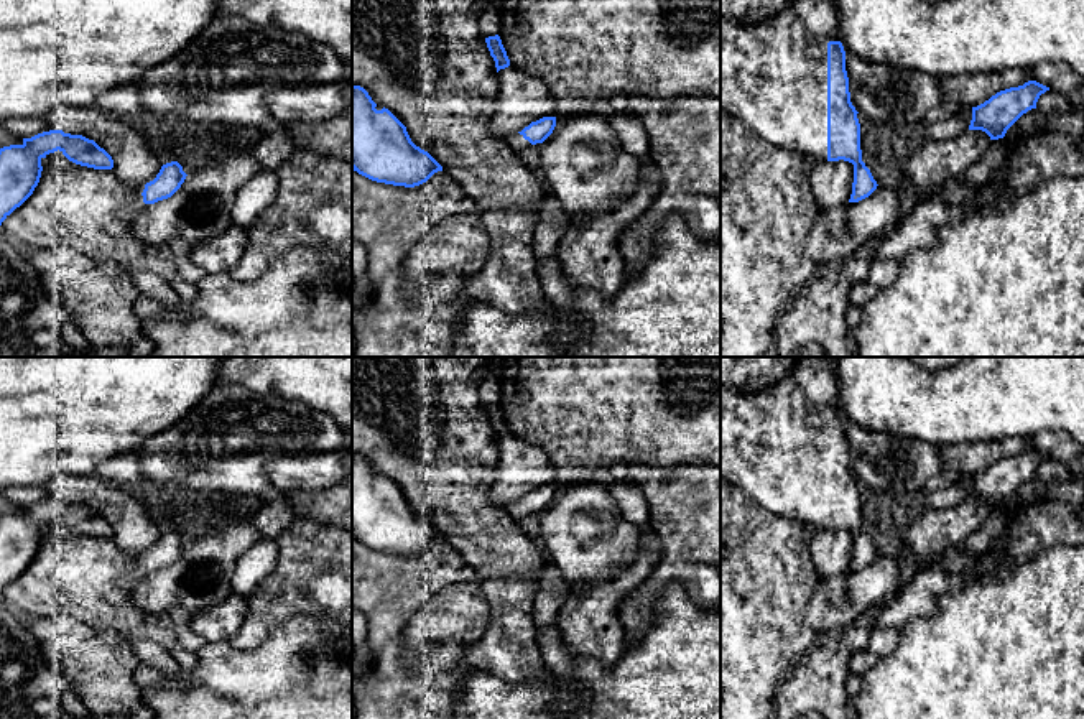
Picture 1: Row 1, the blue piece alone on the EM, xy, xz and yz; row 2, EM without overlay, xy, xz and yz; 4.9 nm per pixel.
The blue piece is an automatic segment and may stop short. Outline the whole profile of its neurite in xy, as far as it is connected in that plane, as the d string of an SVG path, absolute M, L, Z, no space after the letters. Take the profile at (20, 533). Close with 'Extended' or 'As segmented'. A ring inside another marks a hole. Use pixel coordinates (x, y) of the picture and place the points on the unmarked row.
M63 499L43 500L23 507L21 513L0 517L0 594L33 563L43 540L41 528L58 518L81 535L113 536L112 525L94 508Z. As segmented

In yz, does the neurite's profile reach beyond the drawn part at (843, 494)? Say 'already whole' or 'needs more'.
needs more

